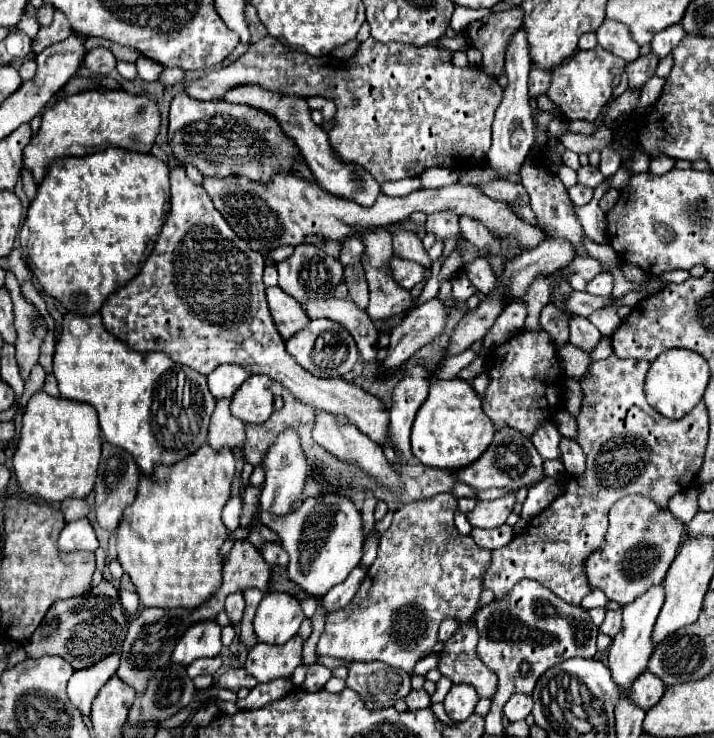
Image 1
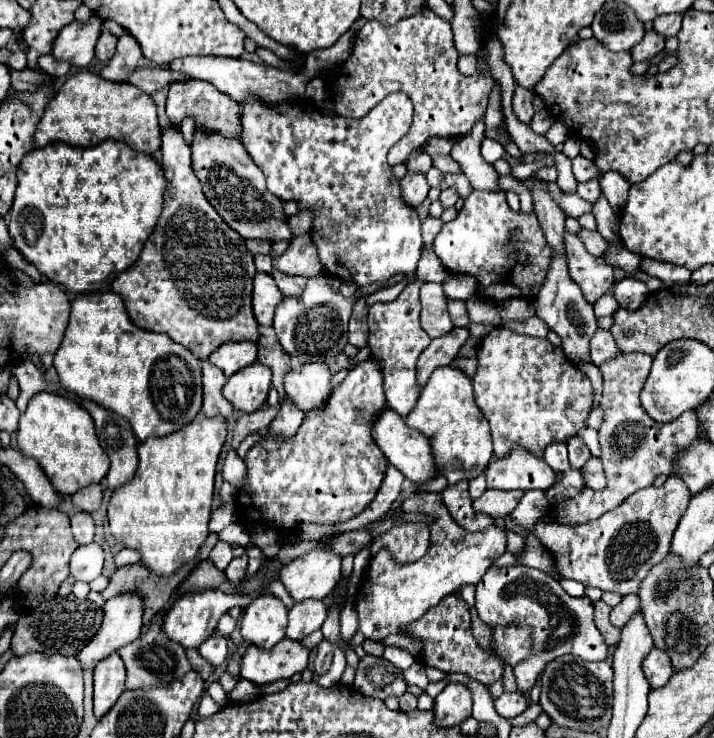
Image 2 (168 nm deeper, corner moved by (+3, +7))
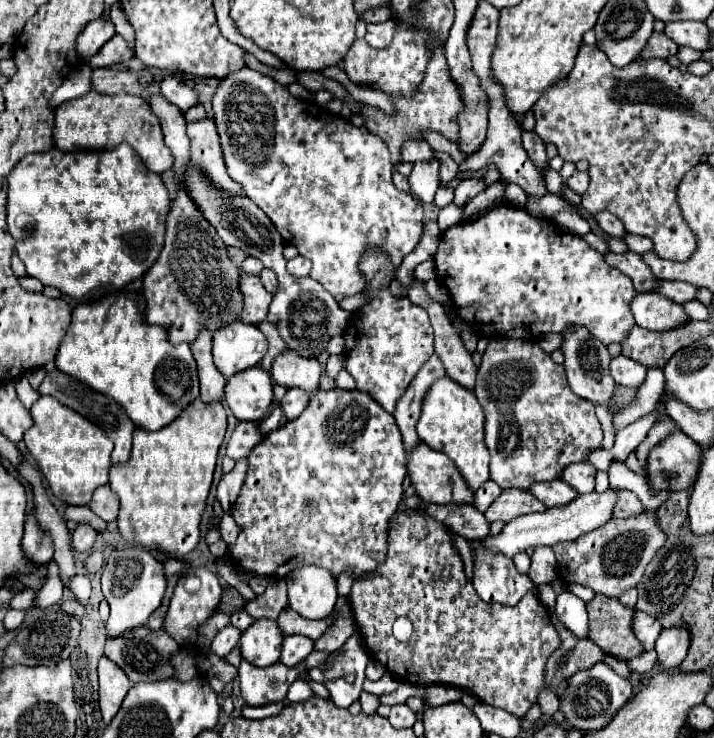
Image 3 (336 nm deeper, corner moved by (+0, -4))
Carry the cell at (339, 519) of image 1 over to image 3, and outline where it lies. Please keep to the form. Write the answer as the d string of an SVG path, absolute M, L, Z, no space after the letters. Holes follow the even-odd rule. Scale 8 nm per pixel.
M301 567L287 575L289 607L305 619L325 619L337 603L337 583L321 567Z

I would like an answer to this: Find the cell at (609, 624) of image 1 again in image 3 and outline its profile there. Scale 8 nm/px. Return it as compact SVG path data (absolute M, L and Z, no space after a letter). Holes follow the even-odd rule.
M643 611L635 613L635 635L643 643L645 651L651 651L655 647L655 641L657 641L657 637L661 633L661 627L663 625L655 617L651 617L651 615L643 613Z

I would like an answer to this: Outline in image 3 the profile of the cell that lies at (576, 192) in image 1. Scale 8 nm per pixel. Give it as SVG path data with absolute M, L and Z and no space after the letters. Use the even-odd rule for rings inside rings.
M601 211L599 215L595 215L599 227L609 233L611 237L617 237L617 239L623 239L627 235L627 229L623 227L623 223L619 223L619 219L615 215L611 215L609 211Z

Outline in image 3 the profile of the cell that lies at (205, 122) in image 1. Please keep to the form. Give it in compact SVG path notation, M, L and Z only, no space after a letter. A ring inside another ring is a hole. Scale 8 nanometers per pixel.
M171 75L161 81L161 95L173 105L177 105L181 111L187 111L189 107L197 105L197 91L187 87L183 83L183 77L179 75Z

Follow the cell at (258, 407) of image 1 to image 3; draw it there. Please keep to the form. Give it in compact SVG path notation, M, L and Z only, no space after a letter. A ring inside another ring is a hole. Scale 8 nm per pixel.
M259 365L231 375L225 383L225 401L237 419L259 419L273 403L271 375Z

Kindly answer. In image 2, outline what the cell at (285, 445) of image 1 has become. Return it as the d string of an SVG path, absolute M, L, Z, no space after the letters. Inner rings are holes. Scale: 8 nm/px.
M284 400L278 416L268 426L266 434L268 434L268 438L290 438L292 434L298 432L302 420L304 420L304 414L300 410L296 410L290 400Z

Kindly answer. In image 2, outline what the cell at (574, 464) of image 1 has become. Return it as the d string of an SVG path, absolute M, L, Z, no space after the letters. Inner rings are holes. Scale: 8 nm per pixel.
M590 456L588 462L580 468L580 472L582 472L582 478L584 478L588 488L594 488L594 490L604 488L604 484L606 484L604 468L602 468L602 464L600 464L600 460L596 456Z

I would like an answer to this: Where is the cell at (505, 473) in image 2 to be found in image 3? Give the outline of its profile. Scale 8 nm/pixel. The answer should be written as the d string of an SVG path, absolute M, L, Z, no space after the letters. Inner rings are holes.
M555 479L551 483L535 483L535 487L531 487L529 491L547 507L561 507L577 497L577 491L561 479Z

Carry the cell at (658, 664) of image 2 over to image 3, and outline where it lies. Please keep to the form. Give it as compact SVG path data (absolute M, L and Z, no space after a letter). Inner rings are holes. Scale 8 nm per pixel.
M687 625L663 629L655 645L655 651L659 655L659 665L663 665L665 669L681 665L681 661L689 651L689 643L691 643L691 633Z

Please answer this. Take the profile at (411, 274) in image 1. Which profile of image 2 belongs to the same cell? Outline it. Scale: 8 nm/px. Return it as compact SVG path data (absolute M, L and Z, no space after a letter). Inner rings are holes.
M402 92L386 96L364 118L352 120L342 116L320 114L314 104L292 104L292 108L264 108L264 104L242 104L244 148L252 160L262 168L268 180L268 190L282 200L298 200L300 208L316 208L316 218L310 236L320 252L326 272L358 286L390 284L394 280L412 280L422 254L420 218L416 210L408 208L400 198L398 182L394 182L392 168L386 162L388 150L408 132L412 122L412 102Z

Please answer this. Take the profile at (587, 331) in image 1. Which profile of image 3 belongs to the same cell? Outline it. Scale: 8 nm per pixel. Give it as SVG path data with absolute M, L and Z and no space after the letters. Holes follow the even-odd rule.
M619 355L611 361L611 375L613 379L623 385L623 387L631 387L631 389L637 389L643 385L645 381L645 375L647 375L647 367L625 357L625 355Z

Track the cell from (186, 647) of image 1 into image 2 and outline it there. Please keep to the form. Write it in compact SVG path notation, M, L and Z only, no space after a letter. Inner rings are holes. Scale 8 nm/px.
M204 590L204 592L188 592L184 594L180 600L176 600L176 604L172 604L172 608L168 610L168 616L164 618L162 630L164 634L180 644L184 650L196 650L200 648L200 644L204 640L208 640L214 632L216 632L216 624L218 620L224 616L224 612L232 606L248 606L252 602L252 598L264 594L264 590L254 592L250 596L226 596L222 590Z

